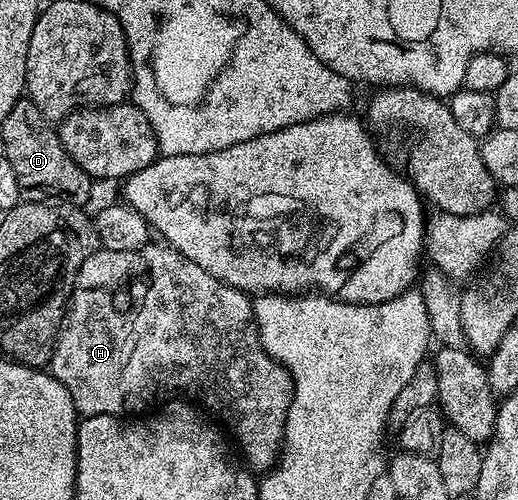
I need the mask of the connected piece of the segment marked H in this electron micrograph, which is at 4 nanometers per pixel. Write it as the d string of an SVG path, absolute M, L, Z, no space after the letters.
M150 243L135 251L111 251L98 248L96 253L92 253L84 261L74 280L65 320L57 335L57 345L53 348L51 372L59 383L63 383L63 387L67 387L78 414L86 417L104 413L121 415L126 411L145 411L148 410L145 409L148 405L156 406L165 398L188 399L190 402L204 407L210 414L218 413L233 428L234 438L232 437L232 440L235 445L235 440L237 440L238 447L245 452L250 470L268 471L276 466L277 458L281 456L281 443L285 440L285 420L293 398L293 378L289 376L289 371L283 368L274 357L269 357L265 348L262 347L261 340L257 337L257 323L253 319L253 301L250 294L207 275L207 271L203 267L199 267L197 261L184 257L183 254L177 253L164 243Z

